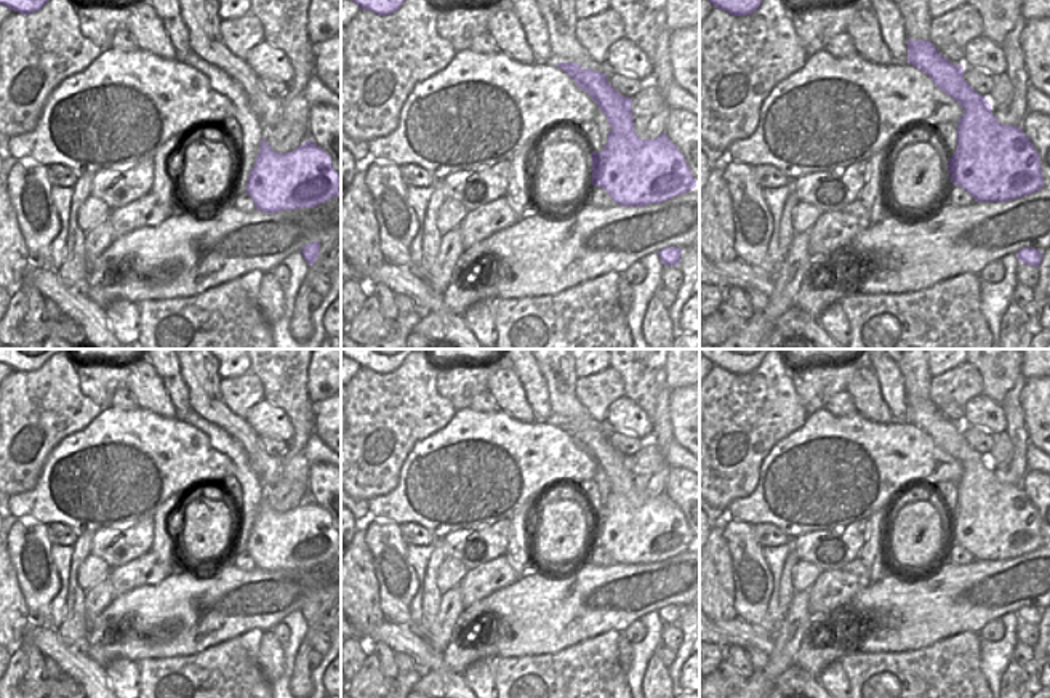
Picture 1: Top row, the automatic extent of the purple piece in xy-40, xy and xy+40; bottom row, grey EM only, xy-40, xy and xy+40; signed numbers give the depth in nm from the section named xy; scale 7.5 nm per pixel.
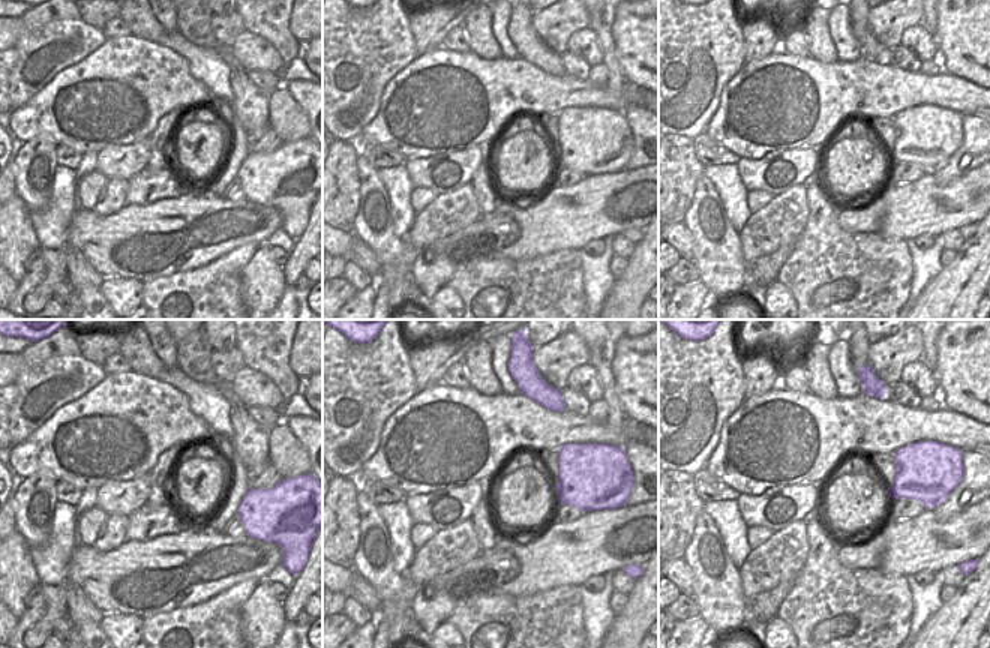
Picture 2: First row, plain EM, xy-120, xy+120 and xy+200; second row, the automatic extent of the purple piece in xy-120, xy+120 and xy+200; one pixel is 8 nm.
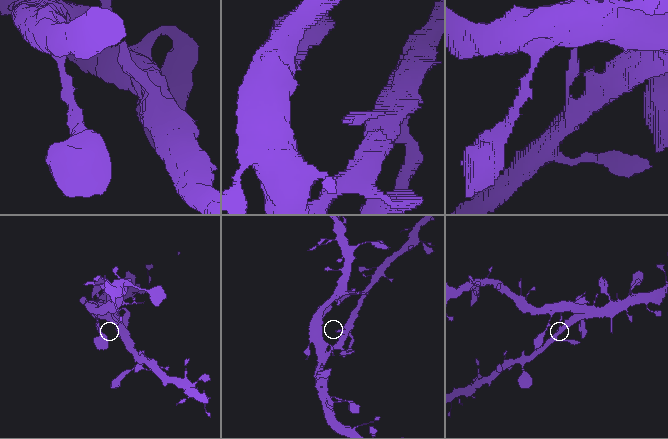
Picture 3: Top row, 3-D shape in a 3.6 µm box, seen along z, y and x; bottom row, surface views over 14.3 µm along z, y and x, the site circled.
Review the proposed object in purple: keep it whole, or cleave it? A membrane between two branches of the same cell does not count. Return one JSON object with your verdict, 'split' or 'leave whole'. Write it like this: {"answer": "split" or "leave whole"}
{"answer": "leave whole"}

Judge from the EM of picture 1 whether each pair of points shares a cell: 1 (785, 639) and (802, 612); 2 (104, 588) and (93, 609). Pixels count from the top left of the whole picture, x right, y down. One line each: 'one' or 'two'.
1: one
2: one

